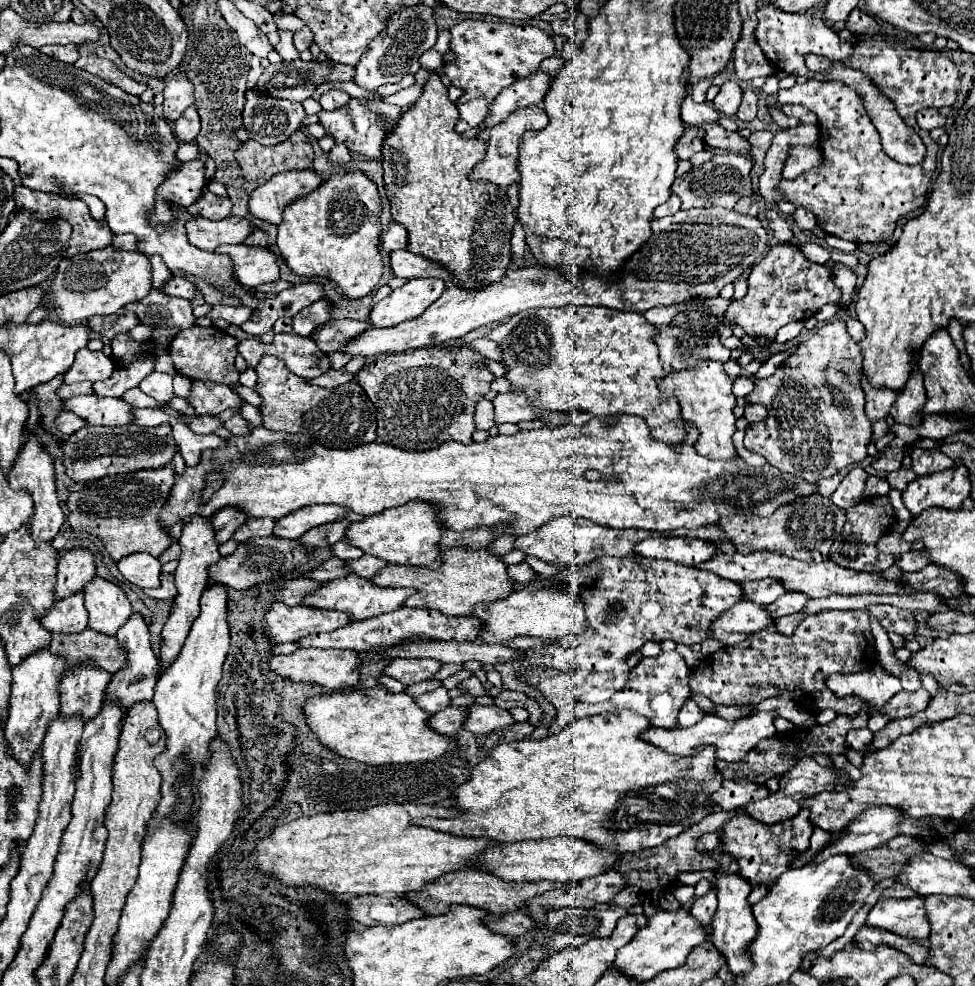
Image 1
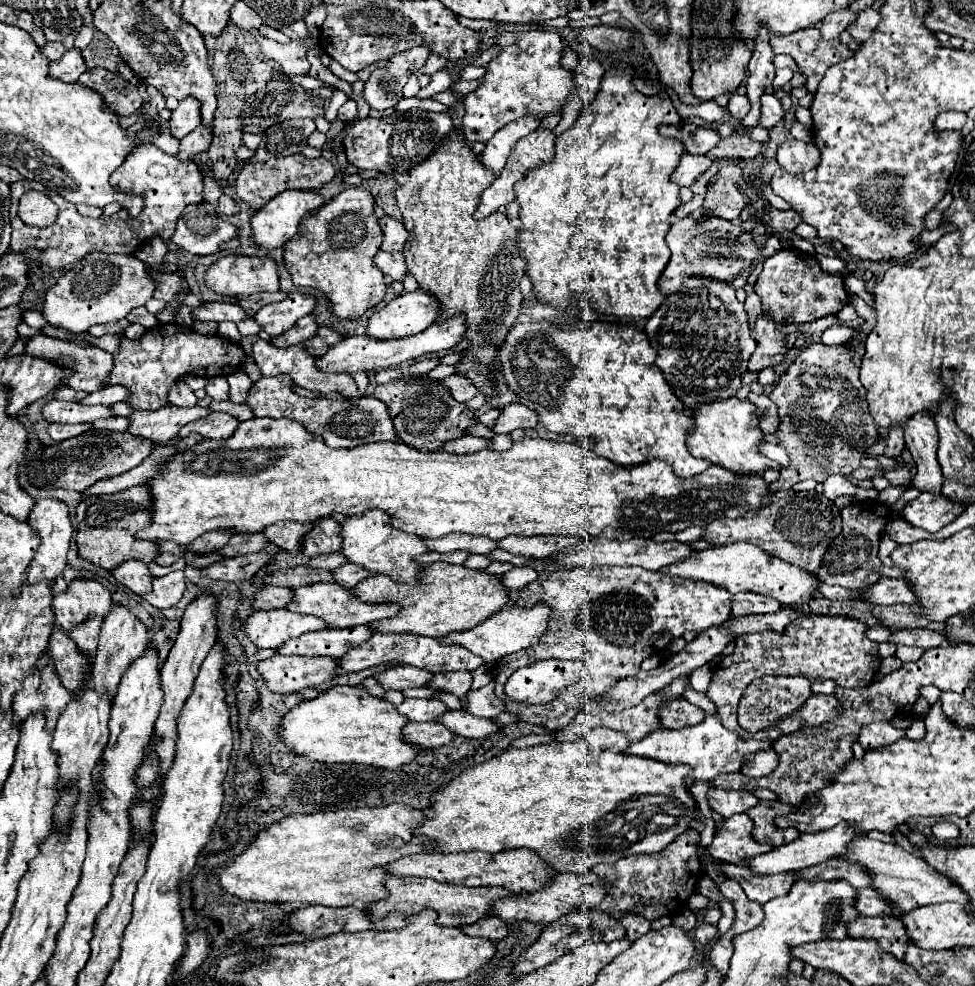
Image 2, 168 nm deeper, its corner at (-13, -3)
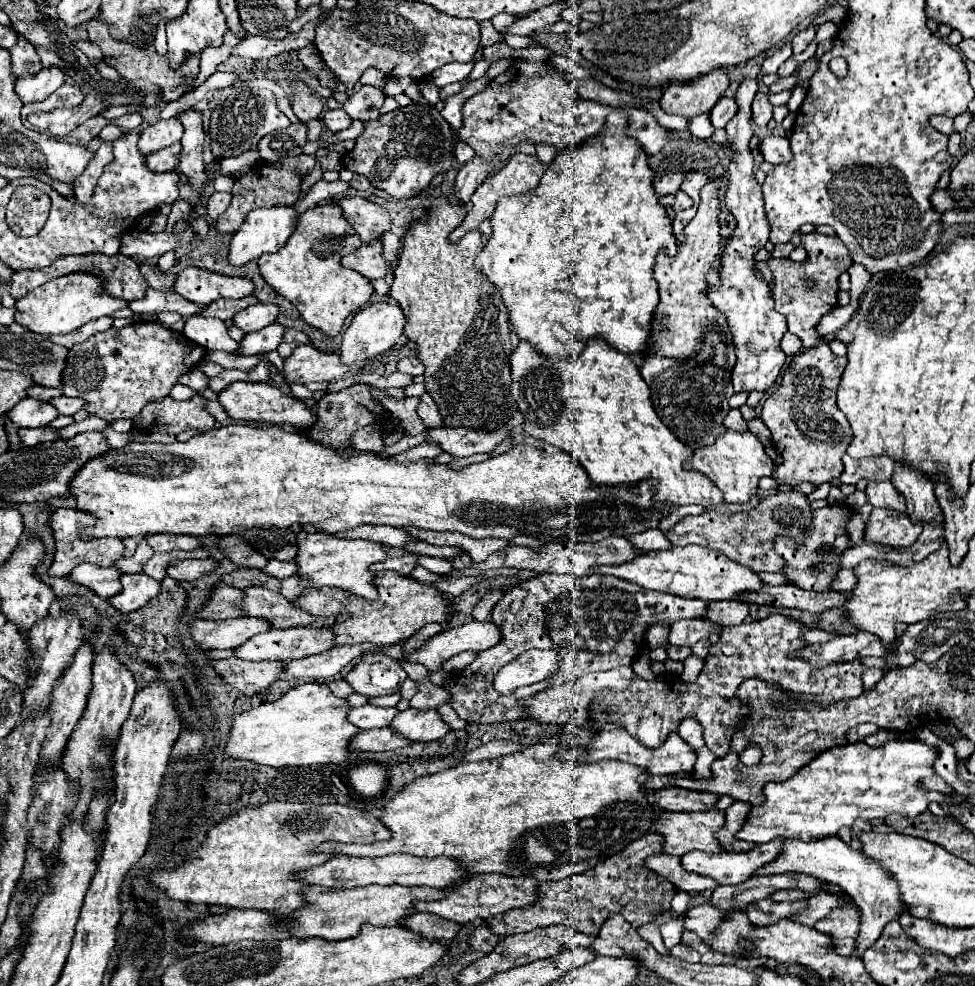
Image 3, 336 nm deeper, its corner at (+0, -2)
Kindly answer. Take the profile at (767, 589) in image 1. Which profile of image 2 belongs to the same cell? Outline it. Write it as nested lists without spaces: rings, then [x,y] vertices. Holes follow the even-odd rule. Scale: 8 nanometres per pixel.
[[[737,593],[733,595],[733,615],[743,617],[751,613],[775,613],[781,609],[779,601],[773,601],[773,597],[761,597],[757,593]]]

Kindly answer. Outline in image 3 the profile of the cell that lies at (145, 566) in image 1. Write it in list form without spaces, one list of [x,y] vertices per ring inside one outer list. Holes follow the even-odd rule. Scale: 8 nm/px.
[[[78,564],[68,574],[70,582],[90,588],[100,598],[110,598],[120,592],[122,584],[118,578],[120,578],[120,572],[116,568],[100,568],[92,564]]]

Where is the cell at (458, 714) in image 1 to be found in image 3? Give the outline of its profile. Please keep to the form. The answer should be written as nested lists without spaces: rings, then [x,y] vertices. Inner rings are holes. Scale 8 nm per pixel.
[[[374,728],[374,730],[364,730],[352,736],[350,740],[350,750],[352,752],[384,752],[384,750],[396,750],[408,746],[410,740],[398,736],[392,732],[392,728]]]

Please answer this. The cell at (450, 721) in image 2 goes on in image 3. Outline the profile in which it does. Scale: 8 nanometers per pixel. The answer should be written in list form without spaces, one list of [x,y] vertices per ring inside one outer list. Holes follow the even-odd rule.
[[[430,708],[430,710],[404,710],[400,716],[396,716],[390,722],[392,730],[400,736],[406,736],[406,740],[412,742],[428,742],[428,740],[438,740],[446,732],[450,732],[450,726],[440,718],[440,714]]]

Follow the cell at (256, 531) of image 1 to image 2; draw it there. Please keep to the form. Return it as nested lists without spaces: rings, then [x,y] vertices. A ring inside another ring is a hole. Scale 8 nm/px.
[[[239,533],[233,535],[229,545],[223,547],[219,553],[223,553],[225,557],[235,557],[235,555],[245,555],[245,553],[253,553],[253,551],[261,551],[265,549],[269,543],[265,541],[265,533]]]

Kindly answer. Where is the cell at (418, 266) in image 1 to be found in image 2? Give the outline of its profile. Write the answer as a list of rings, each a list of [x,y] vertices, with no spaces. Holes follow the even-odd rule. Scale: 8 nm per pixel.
[[[379,251],[375,257],[375,263],[391,281],[403,281],[407,275],[407,263],[405,263],[403,253]]]

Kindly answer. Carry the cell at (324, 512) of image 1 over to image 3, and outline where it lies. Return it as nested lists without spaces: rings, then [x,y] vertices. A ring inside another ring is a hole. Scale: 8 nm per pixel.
[[[236,534],[232,536],[220,536],[216,542],[218,550],[236,566],[240,568],[264,568],[266,566],[266,558],[260,556],[254,548],[250,548],[248,544],[244,544],[244,540]]]

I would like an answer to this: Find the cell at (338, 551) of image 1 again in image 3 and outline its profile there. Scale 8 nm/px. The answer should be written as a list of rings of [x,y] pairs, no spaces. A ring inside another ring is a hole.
[[[270,560],[264,568],[262,568],[264,574],[268,576],[274,576],[274,578],[288,578],[288,576],[294,576],[296,574],[296,564],[294,562],[278,562],[278,560]]]

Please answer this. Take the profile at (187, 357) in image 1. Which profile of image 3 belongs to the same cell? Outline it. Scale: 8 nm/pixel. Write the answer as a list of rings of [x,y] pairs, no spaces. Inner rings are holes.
[[[136,322],[130,326],[124,326],[120,330],[108,328],[104,332],[92,334],[86,342],[74,344],[68,350],[66,356],[66,368],[62,372],[62,396],[76,396],[84,400],[84,410],[90,416],[104,418],[108,422],[114,422],[118,418],[134,418],[140,414],[140,410],[148,402],[162,400],[170,394],[172,386],[178,382],[176,378],[188,370],[192,370],[202,358],[206,350],[198,346],[196,342],[188,340],[184,334],[176,334],[172,330],[166,330],[160,322]]]

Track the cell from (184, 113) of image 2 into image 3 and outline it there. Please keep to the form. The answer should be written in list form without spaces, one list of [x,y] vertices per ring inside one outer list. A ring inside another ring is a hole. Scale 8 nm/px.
[[[178,118],[160,120],[154,126],[148,126],[142,130],[140,140],[138,140],[138,148],[144,156],[148,156],[148,154],[168,148],[172,144],[178,144],[182,140],[182,134],[184,134],[184,126],[180,124]]]

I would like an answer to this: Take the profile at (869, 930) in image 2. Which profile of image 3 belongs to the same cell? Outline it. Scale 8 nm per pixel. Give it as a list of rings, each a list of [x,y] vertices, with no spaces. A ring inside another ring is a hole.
[[[840,906],[834,908],[828,916],[814,924],[818,932],[830,936],[836,954],[850,956],[856,946],[856,936],[860,930],[860,912],[856,906]]]

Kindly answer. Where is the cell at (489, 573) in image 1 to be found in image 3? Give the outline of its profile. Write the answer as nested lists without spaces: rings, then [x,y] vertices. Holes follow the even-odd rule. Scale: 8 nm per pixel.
[[[396,572],[374,574],[372,584],[376,586],[376,592],[378,592],[376,600],[356,598],[338,588],[322,588],[322,590],[310,588],[310,590],[304,590],[298,598],[294,598],[292,604],[298,604],[298,608],[308,614],[316,614],[324,618],[348,616],[348,620],[330,626],[334,632],[334,646],[344,646],[344,644],[352,646],[362,642],[372,642],[376,646],[398,644],[414,636],[424,624],[428,622],[446,624],[450,618],[448,598],[442,592],[438,592],[434,586],[410,580]]]

